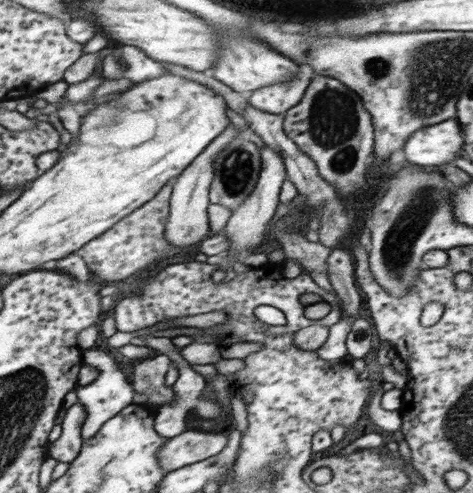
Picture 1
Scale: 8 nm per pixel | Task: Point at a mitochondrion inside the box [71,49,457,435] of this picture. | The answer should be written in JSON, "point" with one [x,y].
{"point":[333,116]}

